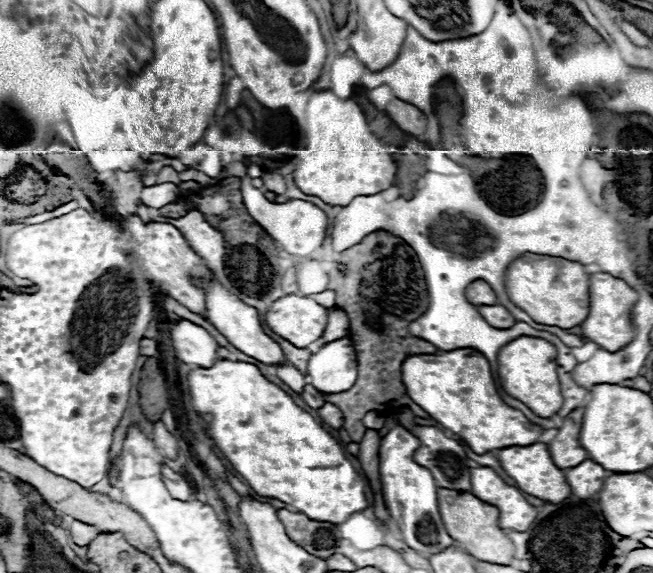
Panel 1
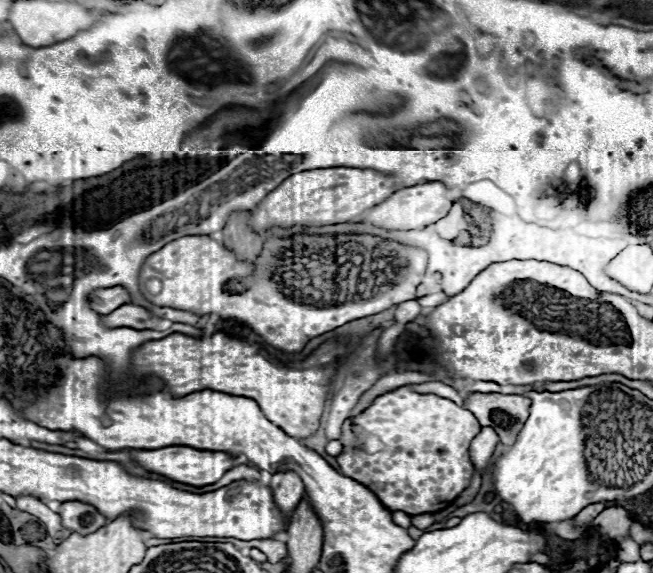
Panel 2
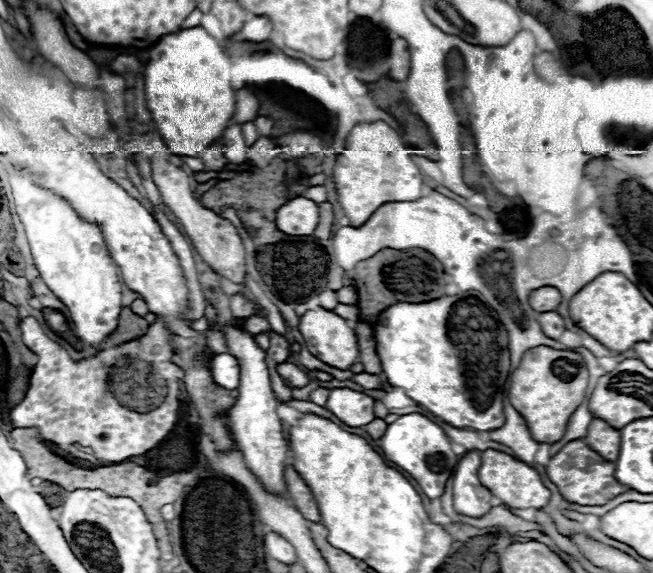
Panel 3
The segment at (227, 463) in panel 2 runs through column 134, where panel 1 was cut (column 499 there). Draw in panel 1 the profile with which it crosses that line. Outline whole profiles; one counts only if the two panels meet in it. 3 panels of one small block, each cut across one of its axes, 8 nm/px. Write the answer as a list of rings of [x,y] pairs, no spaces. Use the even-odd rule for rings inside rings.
[[[532,444],[532,446],[512,446],[512,448],[502,448],[496,452],[504,472],[516,480],[518,488],[524,490],[526,494],[532,494],[540,500],[566,500],[572,492],[570,486],[564,478],[564,472],[552,464],[550,452],[544,444]]]

